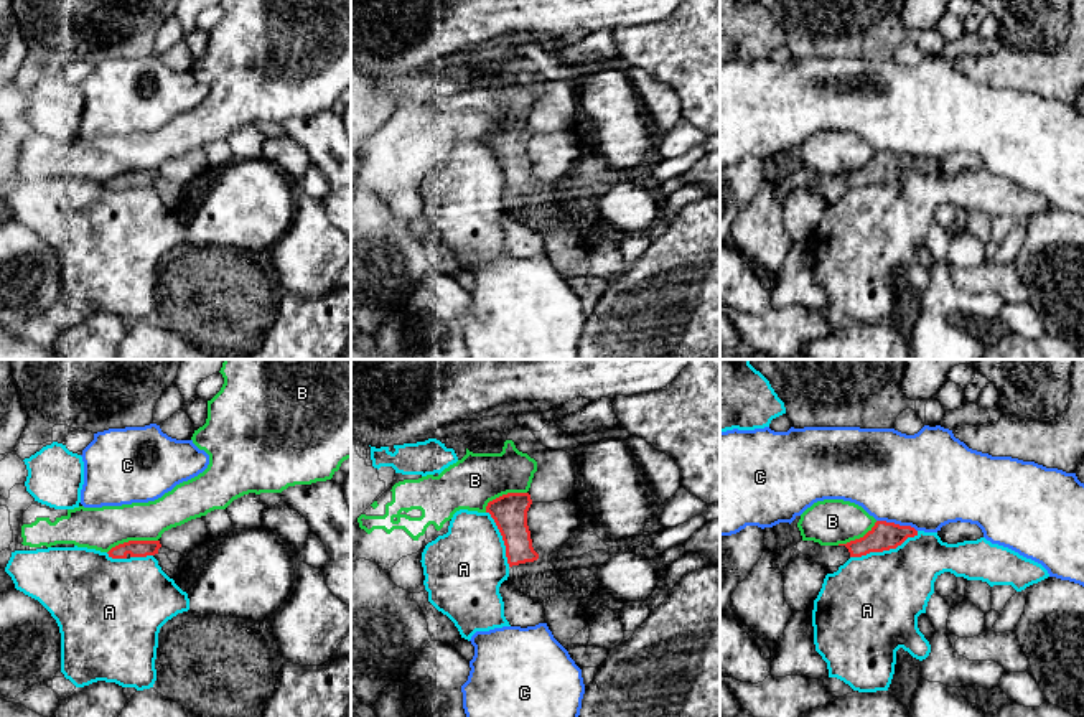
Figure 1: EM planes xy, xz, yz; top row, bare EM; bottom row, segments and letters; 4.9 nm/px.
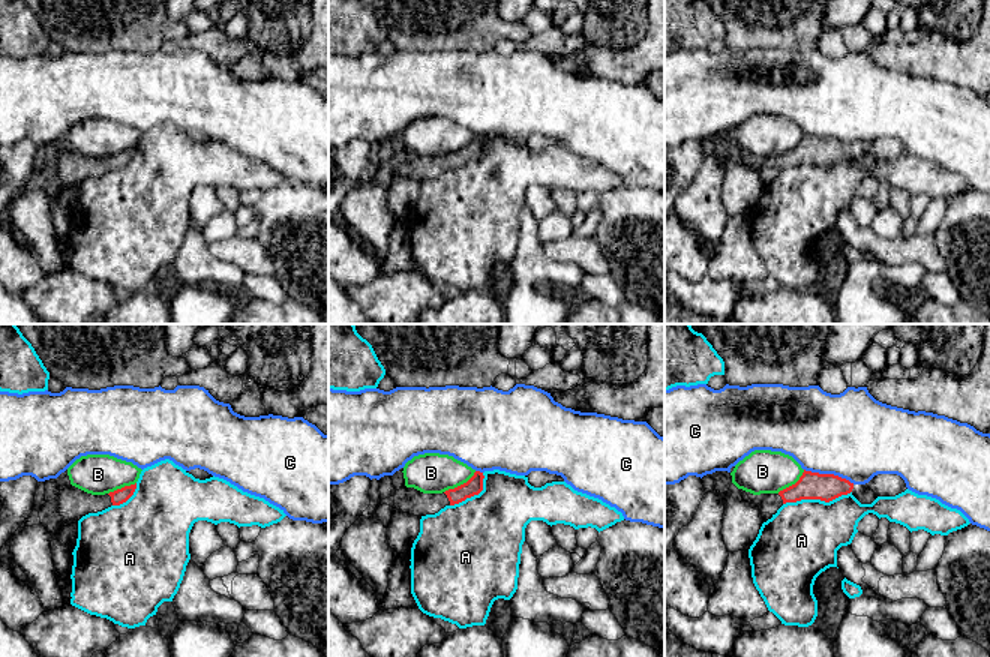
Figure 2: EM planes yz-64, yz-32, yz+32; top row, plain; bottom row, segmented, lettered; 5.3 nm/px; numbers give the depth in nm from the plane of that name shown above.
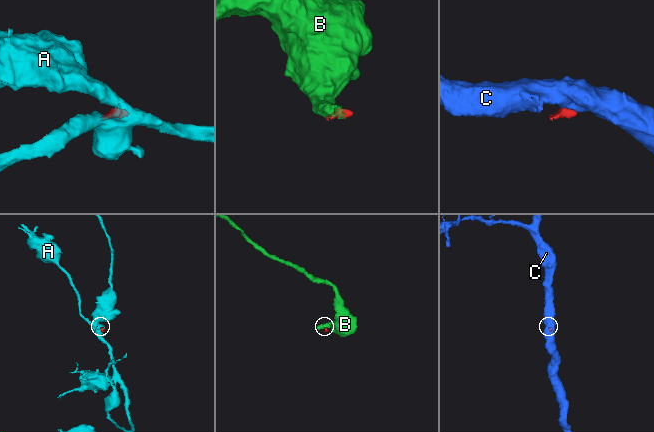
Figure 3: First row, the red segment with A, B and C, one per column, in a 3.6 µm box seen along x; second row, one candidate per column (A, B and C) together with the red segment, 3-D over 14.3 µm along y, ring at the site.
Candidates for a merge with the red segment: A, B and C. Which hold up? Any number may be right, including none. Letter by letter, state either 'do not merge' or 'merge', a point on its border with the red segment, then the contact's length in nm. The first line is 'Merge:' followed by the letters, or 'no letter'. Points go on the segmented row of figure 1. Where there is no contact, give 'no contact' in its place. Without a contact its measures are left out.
Merge: no letter
A: do not merge; meets red in yz at (883, 549); contact 360 nm long
B: do not merge; meets red in xy at (132, 541); contact 260 nm long
C: do not merge; meets red in yz at (897, 524); contact 200 nm long

